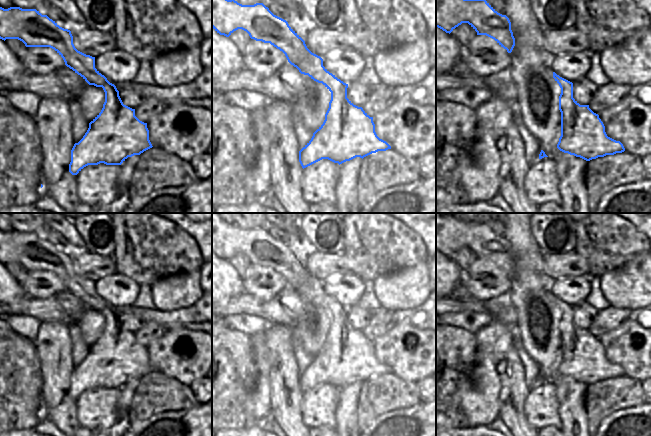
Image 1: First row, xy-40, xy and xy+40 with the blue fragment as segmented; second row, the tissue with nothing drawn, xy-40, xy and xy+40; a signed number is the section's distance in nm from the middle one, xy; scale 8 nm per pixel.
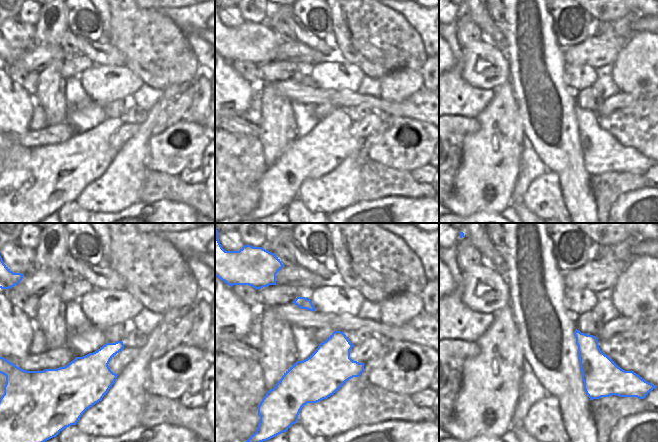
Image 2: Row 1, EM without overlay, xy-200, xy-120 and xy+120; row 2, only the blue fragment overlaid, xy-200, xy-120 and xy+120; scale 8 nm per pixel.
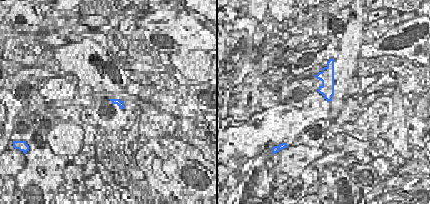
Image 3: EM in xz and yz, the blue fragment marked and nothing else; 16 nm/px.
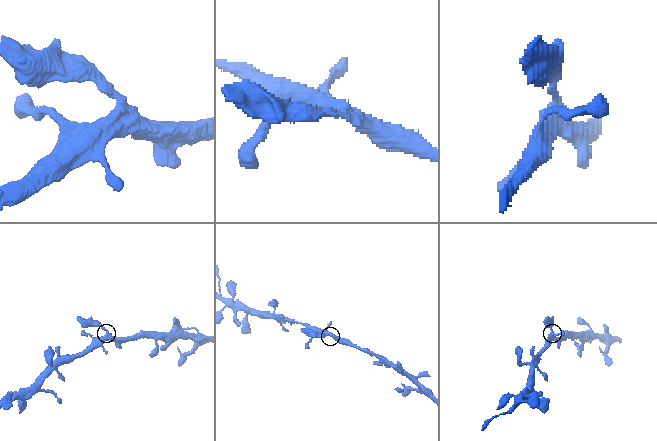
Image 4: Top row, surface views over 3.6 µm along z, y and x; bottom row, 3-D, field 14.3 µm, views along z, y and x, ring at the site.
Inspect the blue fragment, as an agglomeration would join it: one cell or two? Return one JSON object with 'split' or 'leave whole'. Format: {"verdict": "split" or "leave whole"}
{"verdict": "leave whole"}

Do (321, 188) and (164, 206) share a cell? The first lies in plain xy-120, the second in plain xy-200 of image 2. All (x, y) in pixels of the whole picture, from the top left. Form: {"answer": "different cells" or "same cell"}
{"answer": "different cells"}

